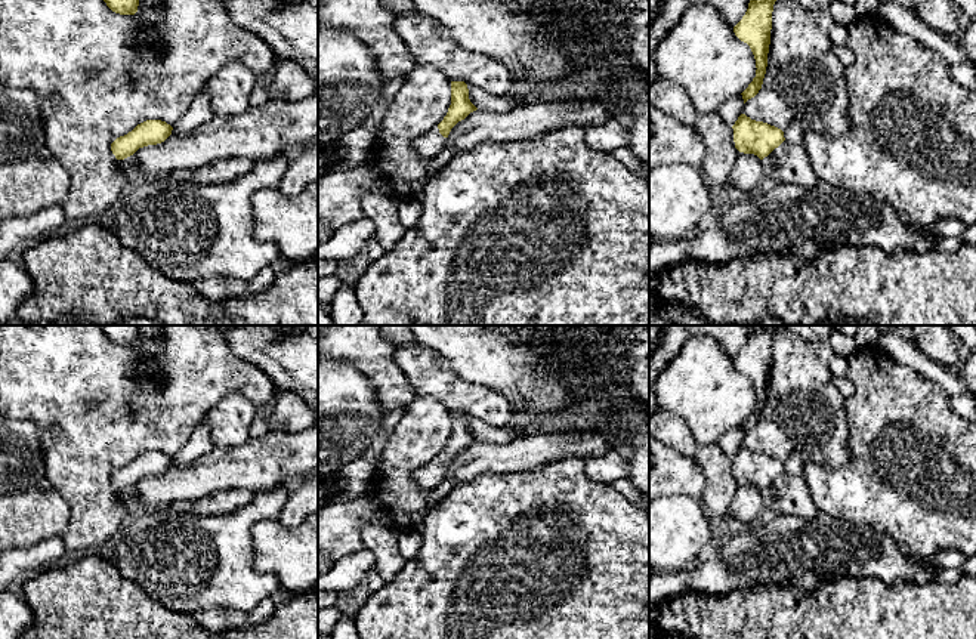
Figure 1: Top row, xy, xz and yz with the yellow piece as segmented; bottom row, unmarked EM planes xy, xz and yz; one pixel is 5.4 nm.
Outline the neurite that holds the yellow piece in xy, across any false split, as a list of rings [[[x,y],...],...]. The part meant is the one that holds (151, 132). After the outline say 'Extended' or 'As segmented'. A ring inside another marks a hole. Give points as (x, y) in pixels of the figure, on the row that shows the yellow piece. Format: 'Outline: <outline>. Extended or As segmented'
Outline: [[[146,120],[132,132],[117,138],[111,143],[111,151],[117,160],[133,155],[139,148],[164,142],[172,135],[173,127],[161,120]]]. As segmented

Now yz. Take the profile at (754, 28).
Outline: [[[750,0],[742,19],[733,27],[735,36],[747,43],[756,59],[756,77],[741,93],[744,104],[762,89],[767,67],[770,44],[772,12],[776,0]]]. As segmented

